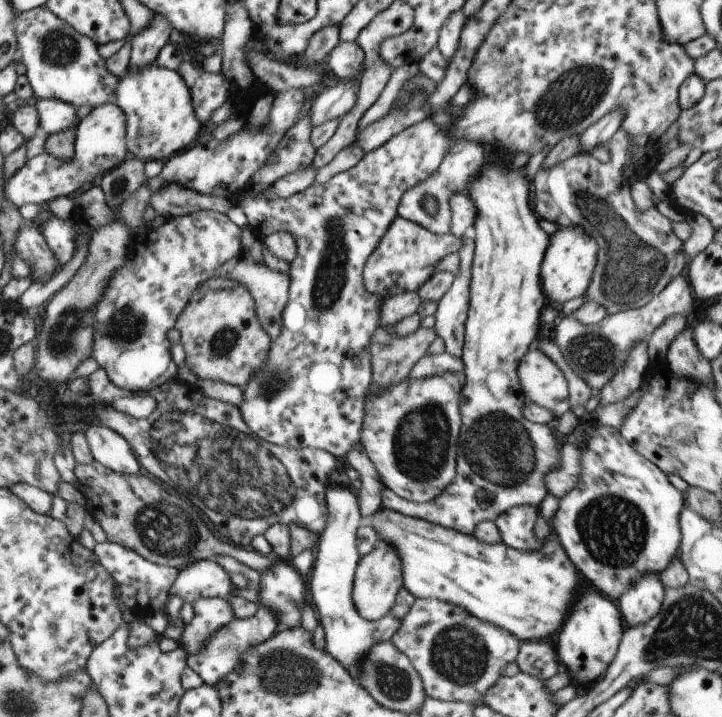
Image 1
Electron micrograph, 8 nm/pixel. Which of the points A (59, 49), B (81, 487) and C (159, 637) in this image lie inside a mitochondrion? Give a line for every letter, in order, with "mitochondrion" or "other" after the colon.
A: mitochondrion
B: other
C: other

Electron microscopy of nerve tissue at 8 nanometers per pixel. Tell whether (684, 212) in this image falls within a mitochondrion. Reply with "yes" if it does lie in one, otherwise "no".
no

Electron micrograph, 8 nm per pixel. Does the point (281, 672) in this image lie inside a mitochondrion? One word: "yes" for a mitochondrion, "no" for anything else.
yes

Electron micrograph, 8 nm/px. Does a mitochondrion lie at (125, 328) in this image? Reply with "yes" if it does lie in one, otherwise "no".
yes

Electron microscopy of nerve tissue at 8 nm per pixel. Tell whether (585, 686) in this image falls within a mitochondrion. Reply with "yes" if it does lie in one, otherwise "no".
no

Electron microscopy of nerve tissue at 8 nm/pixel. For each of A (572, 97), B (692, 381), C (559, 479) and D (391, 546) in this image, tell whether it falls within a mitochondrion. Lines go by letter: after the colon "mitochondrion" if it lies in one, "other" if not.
A: mitochondrion
B: other
C: other
D: other

